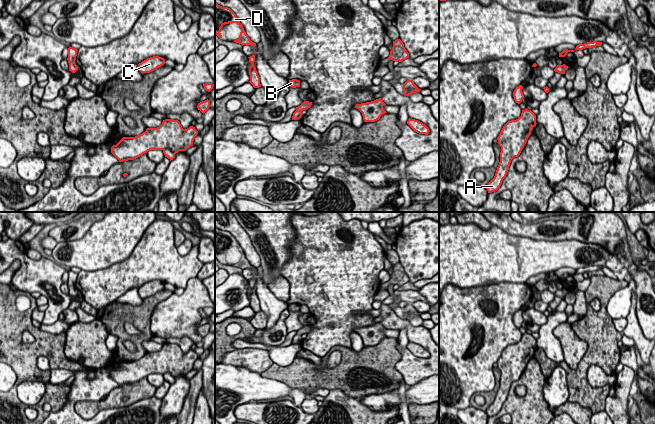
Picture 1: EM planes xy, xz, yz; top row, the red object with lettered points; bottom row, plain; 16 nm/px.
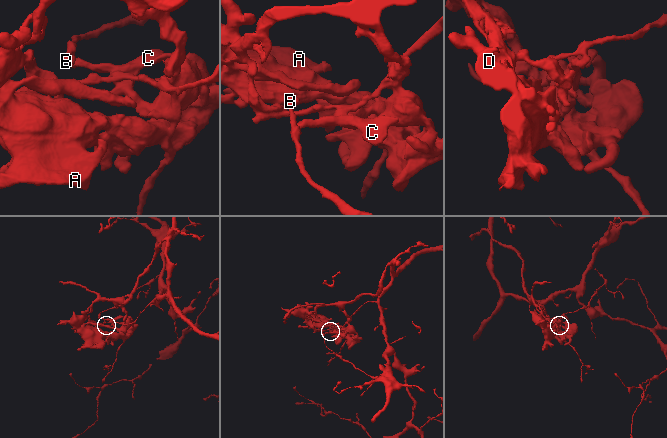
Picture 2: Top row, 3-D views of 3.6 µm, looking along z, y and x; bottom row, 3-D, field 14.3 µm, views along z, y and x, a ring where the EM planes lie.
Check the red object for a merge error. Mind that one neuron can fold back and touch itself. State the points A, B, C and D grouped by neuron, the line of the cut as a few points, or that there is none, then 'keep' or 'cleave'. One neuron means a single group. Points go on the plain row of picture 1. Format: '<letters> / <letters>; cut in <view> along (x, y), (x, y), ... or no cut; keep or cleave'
A C D / B; cut in xy along (163, 373), (169, 373), (174, 378); cleave

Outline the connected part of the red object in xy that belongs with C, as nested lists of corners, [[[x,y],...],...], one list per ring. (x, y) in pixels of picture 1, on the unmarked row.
[[[159,280],[147,282],[138,288],[141,297],[150,297],[165,288],[165,283]]]

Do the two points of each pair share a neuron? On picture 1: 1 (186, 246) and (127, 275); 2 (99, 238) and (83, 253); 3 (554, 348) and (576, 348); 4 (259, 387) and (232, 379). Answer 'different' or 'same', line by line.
1: different
2: same
3: different
4: same

